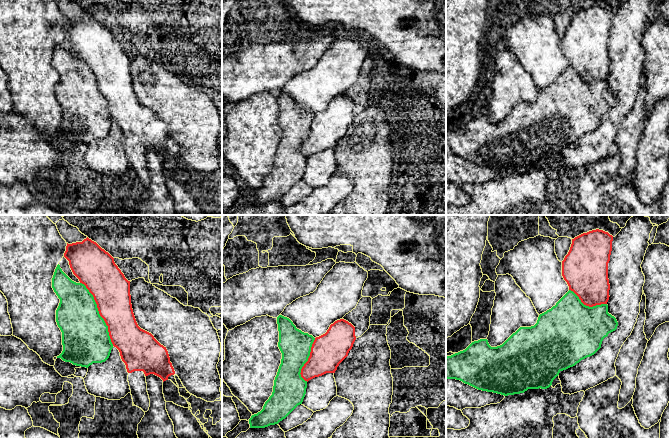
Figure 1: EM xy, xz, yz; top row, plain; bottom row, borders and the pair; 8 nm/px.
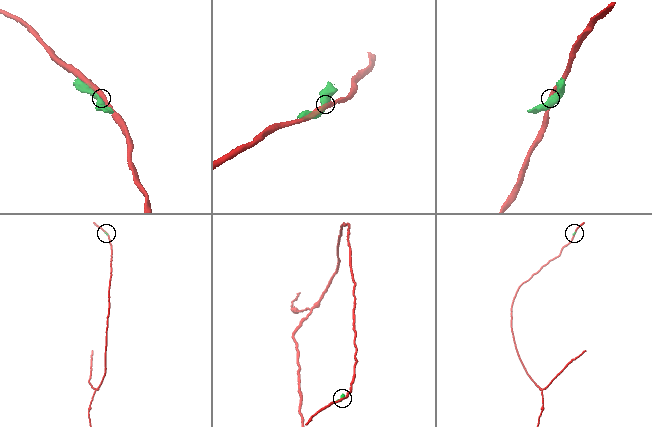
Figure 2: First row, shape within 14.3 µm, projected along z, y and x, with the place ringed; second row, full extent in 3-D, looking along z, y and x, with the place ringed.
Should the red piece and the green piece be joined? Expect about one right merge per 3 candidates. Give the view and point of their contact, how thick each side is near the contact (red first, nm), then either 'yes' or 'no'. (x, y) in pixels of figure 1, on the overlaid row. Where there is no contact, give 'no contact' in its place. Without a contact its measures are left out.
contact xy (99, 313); calibres 300 and 380 nm; no

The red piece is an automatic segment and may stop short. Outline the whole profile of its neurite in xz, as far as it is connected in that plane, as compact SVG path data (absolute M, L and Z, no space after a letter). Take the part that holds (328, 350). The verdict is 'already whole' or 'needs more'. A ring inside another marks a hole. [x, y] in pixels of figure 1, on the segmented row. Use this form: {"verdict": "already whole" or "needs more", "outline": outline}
{"verdict": "already whole", "outline": "M344 319L335 321L325 334L315 338L308 361L301 369L301 377L308 382L326 373L335 373L355 340L355 327L351 323Z"}

